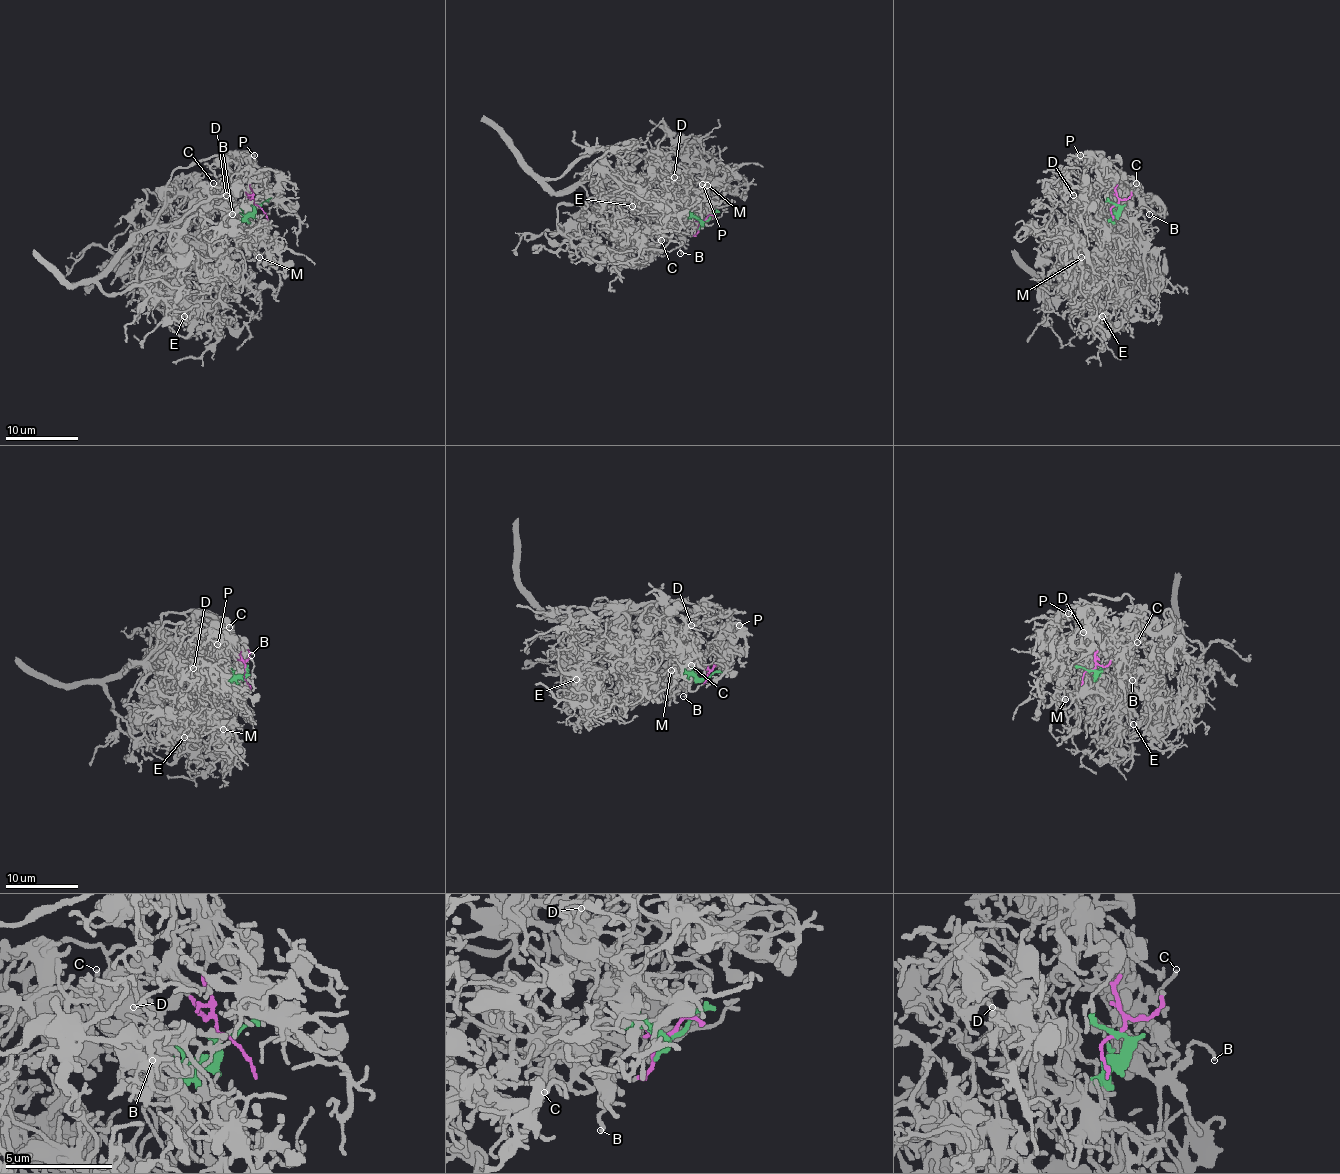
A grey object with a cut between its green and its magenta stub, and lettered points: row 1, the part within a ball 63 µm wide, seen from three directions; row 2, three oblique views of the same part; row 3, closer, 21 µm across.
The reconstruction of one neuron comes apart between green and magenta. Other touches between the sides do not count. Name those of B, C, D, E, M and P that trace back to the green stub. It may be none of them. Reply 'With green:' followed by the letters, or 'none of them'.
With green: B, C, D, E, M

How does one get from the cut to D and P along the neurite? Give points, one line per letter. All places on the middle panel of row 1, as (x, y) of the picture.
D: (704, 221), (690, 210), (686, 191), (691, 177), (686, 168), (693, 160), (682, 175), (673, 177)
P: (704, 221), (699, 221), (697, 202), (690, 193), (693, 182), (702, 184)

